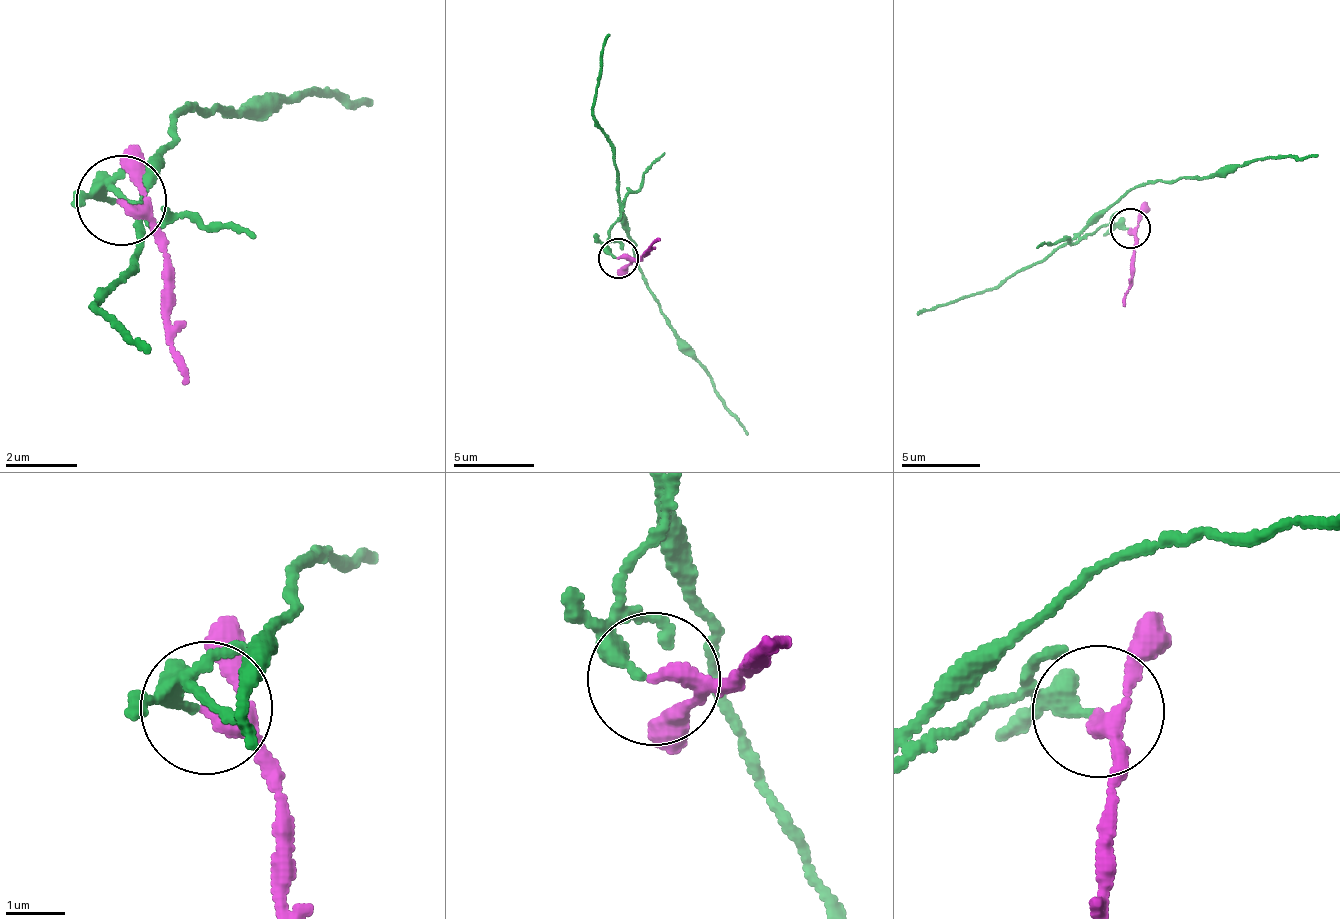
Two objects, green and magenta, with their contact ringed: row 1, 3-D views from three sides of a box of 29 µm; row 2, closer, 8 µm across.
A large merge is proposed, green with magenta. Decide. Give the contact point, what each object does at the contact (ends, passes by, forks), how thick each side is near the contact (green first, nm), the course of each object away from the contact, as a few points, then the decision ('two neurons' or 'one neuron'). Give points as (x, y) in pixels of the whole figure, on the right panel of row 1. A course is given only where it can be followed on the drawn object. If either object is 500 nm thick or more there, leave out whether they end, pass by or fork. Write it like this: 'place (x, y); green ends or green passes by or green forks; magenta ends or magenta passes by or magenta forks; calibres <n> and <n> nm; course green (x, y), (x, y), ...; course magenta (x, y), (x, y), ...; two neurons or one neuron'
place (1130, 228); green passes by; magenta passes by; calibres 200 and 200 nm; course green (1129, 229), (1113, 217), (1113, 207), (1133, 187), (1201, 177), (1268, 158), (1316, 155); course magenta (1129, 229), (1136, 243), (1133, 286), (1122, 305); two neurons

